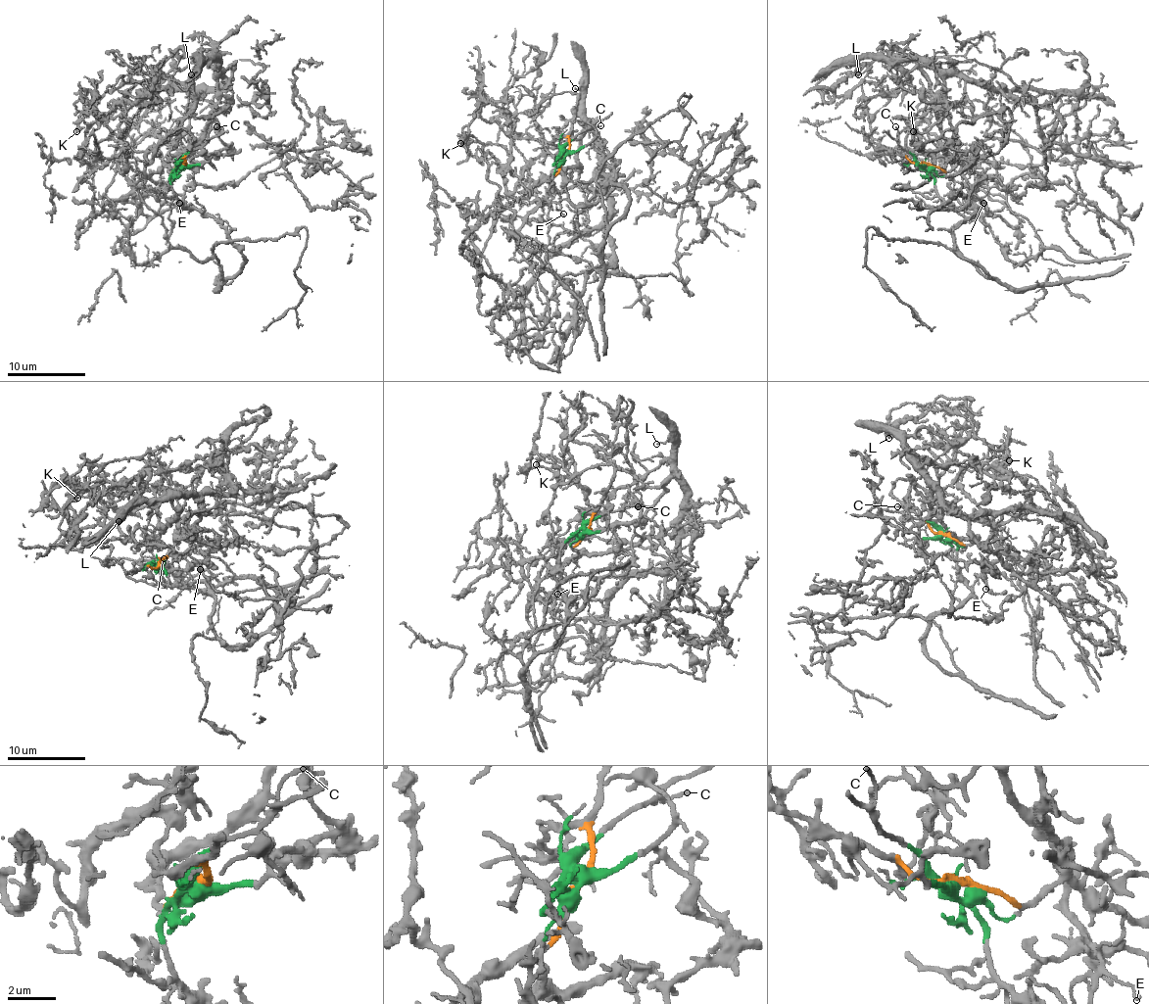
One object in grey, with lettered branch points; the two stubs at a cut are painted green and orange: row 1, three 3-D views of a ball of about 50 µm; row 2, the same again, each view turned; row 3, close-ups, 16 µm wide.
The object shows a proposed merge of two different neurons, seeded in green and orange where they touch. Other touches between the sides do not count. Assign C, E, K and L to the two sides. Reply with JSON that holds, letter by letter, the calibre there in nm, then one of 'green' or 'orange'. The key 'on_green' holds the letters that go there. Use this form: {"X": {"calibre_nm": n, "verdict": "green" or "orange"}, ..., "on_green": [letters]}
{"C": {"calibre_nm": 140, "verdict": "green"}, "E": {"calibre_nm": 130, "verdict": "green"}, "K": {"calibre_nm": 170, "verdict": "orange"}, "L": {"calibre_nm": 130, "verdict": "orange"}, "on_green": ["C", "E"]}

